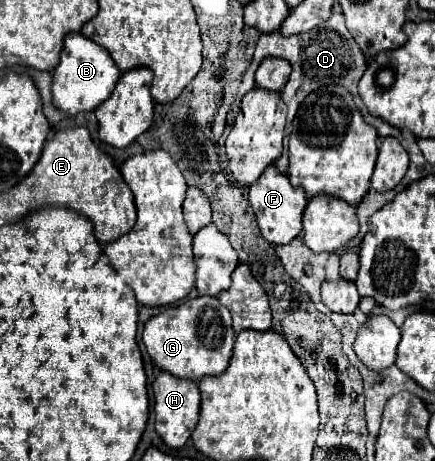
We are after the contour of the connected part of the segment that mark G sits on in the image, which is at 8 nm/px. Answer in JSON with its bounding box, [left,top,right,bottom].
[142,297,234,381]

